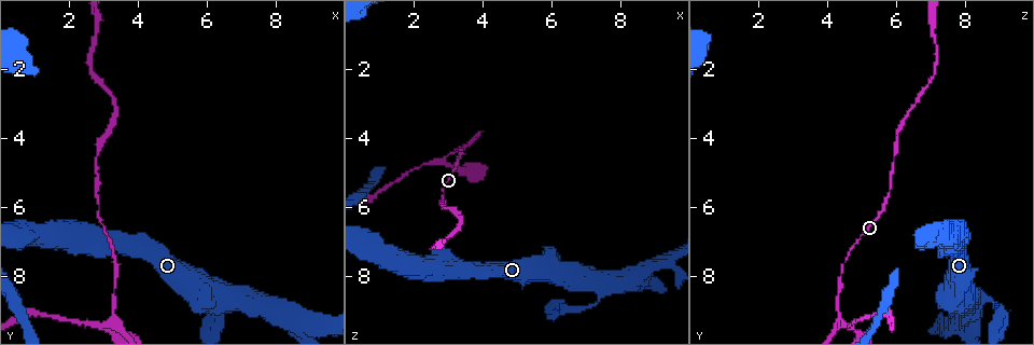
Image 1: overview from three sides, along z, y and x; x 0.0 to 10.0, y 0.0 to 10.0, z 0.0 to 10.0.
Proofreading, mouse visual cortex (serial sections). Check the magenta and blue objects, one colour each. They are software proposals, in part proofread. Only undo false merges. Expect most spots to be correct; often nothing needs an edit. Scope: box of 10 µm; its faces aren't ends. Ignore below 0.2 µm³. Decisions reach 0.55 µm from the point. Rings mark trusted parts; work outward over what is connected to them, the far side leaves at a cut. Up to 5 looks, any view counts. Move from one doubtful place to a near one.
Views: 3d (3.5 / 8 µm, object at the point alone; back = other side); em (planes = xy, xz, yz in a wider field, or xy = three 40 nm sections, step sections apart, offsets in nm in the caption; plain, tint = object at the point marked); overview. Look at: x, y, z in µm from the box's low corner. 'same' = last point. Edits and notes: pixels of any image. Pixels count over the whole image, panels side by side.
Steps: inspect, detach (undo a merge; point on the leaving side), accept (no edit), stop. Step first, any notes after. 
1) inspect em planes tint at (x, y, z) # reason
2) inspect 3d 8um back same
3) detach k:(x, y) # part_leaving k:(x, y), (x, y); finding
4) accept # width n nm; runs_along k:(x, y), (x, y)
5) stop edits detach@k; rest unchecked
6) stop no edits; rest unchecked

inspect 3d 3.5um at (3.25, 9.15, 4.35) # branch point

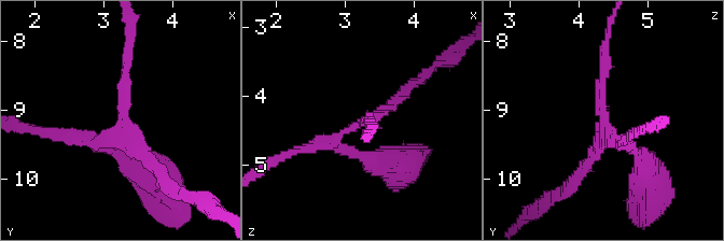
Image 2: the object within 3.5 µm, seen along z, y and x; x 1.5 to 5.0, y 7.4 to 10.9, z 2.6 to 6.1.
inspect em planes tint at (3.25, 9.20, 4.40) # arms 3; arm_widths 150, 150, 150 nm; need the tissue

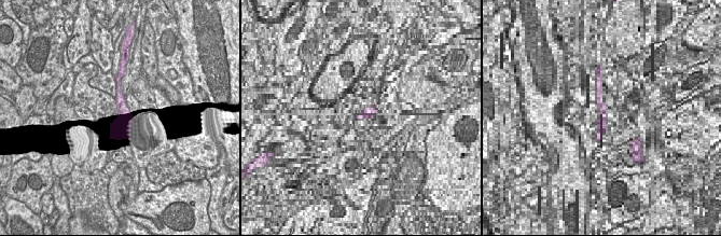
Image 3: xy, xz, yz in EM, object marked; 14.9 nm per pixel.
accept # runs_along 2:(604, 51), (604, 123), (638, 153); all the same cell

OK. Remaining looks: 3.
inspect 3d 3.5um at (7.35, 8.65, 8.35) # two arms in line, one across

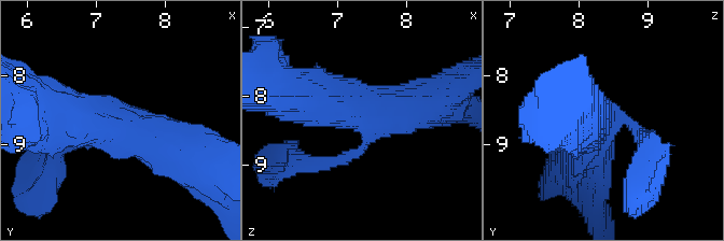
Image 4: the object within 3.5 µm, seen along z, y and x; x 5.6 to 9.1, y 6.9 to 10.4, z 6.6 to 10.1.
inspect em planes tint at (7.35, 8.65, 8.30)

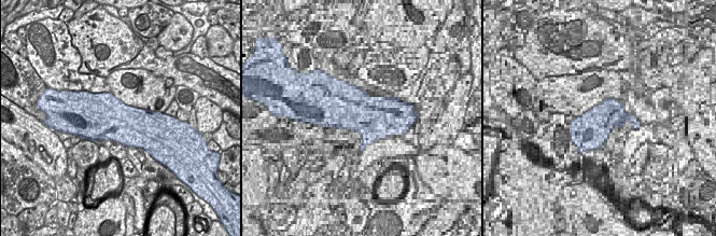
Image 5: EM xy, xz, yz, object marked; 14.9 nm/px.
inspect em xy step 3 tint same

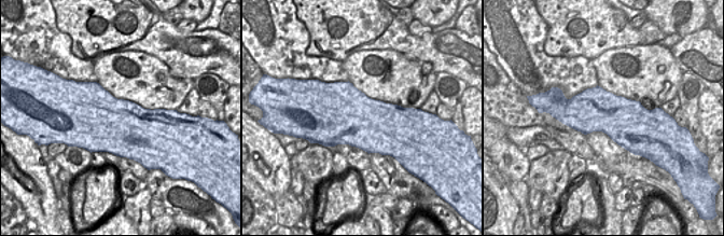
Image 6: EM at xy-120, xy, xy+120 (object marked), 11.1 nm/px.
accept # runs_along 4:(49, 111), (181, 151); continuous, no second cell

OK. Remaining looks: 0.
stop no edits; rest unchecked

